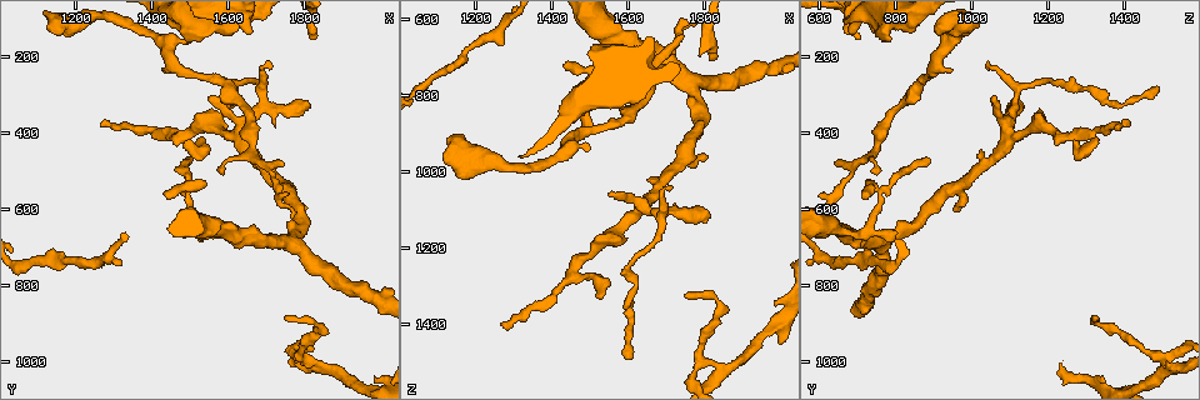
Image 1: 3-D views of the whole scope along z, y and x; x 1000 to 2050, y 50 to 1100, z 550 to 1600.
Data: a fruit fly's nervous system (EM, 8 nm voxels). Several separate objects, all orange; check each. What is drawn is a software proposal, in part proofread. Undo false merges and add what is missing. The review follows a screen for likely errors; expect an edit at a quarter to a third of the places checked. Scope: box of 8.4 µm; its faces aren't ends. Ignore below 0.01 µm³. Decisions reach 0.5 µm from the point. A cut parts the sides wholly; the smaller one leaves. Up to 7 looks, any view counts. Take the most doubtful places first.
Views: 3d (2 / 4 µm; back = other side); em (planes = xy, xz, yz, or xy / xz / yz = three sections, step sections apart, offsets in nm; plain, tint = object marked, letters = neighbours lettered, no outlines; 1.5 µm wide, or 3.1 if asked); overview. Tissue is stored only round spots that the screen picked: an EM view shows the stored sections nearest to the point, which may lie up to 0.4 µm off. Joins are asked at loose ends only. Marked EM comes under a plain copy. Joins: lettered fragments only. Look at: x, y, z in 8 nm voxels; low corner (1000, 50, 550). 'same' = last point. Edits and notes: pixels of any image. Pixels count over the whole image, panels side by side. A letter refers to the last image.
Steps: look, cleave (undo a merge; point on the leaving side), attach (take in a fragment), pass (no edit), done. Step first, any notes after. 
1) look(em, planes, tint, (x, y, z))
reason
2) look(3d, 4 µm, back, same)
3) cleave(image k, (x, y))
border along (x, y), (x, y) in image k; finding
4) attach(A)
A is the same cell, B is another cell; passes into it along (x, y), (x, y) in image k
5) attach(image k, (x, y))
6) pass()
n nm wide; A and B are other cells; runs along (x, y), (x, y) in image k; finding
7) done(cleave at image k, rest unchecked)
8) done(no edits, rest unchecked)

look(3d, 4 µm, back, (1825, 150, 715))
free end

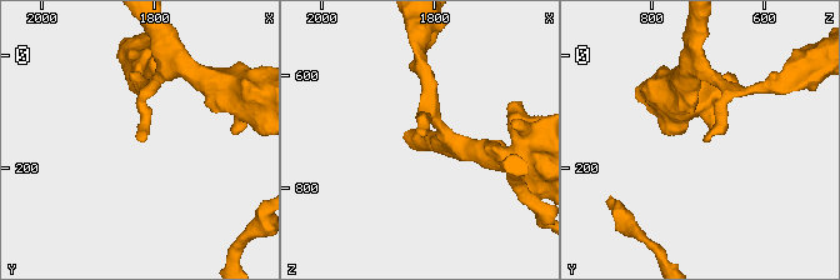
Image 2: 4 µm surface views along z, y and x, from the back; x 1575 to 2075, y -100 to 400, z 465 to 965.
look(em, planes, letters, (1825, 145, 710))

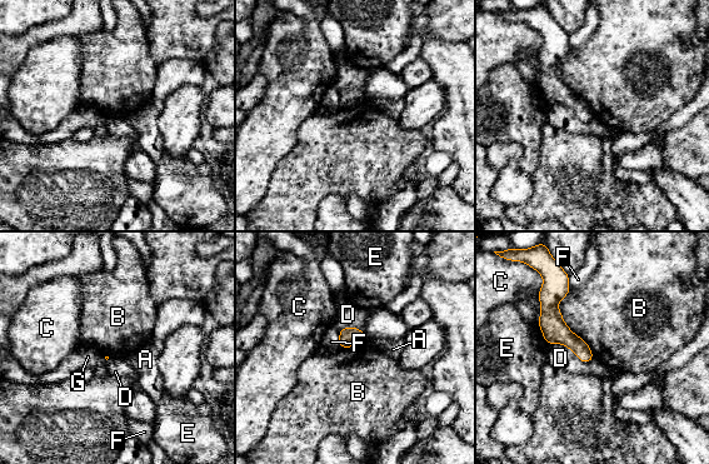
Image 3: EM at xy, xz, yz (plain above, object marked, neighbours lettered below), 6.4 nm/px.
pass()
A, B, C, D, E, F and G are other cells; border along (570, 289), (558, 308), (594, 357) in image 3; no lettered fragment goes on from it

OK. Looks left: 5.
look(3d, 2 µm, back, (1590, 285, 1485))
branch stops here

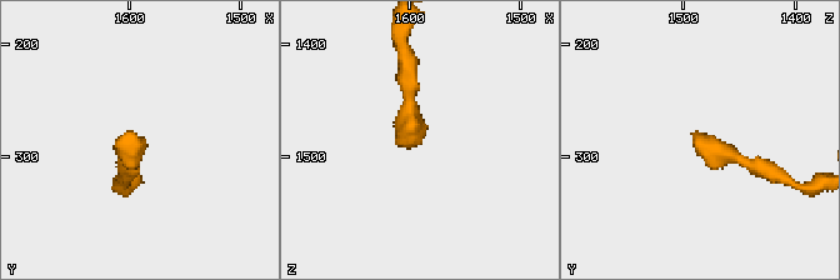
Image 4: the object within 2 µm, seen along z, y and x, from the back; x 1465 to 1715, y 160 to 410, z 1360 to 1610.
look(em, planes, letters, (1586, 288, 1482))
need the tissue

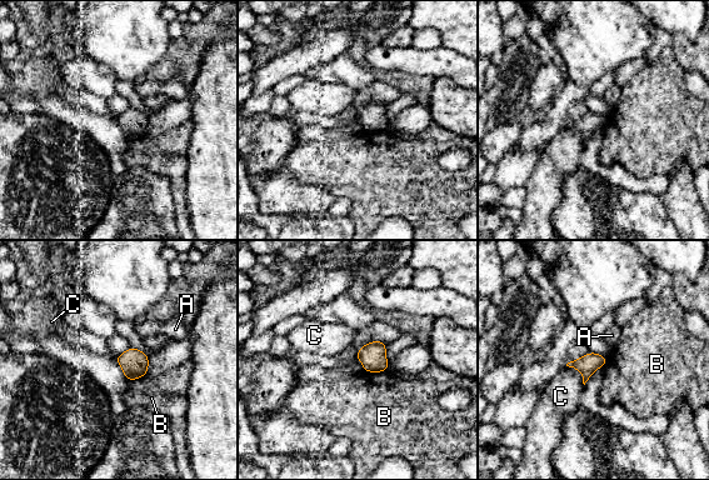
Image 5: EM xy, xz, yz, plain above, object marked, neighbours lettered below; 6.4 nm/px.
pass()
C touches over 190 nm; A, B and C are other cells; border along (364, 370), (385, 371) in image 5; none of them fits

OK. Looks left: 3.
look(em, planes, letters, (1115, 125, 915))
an open end

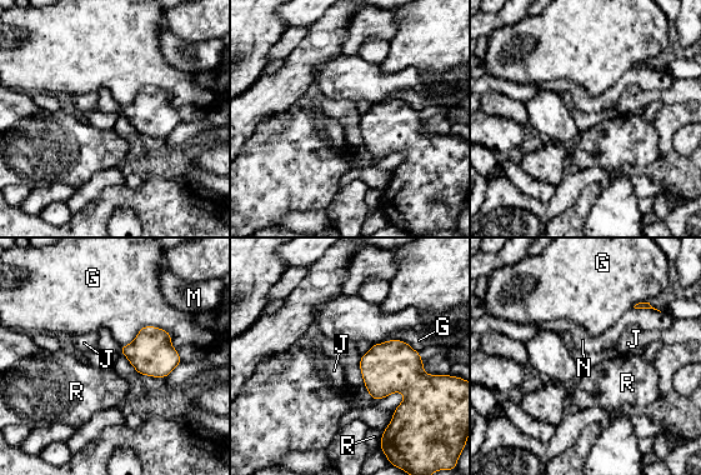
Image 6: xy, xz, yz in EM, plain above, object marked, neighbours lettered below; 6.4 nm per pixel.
pass()
G, J, M, N and R are other cells; border along (121, 346), (119, 350) in image 6; no lettered fragment goes on from it

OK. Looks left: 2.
done(no edits, rest unchecked)

